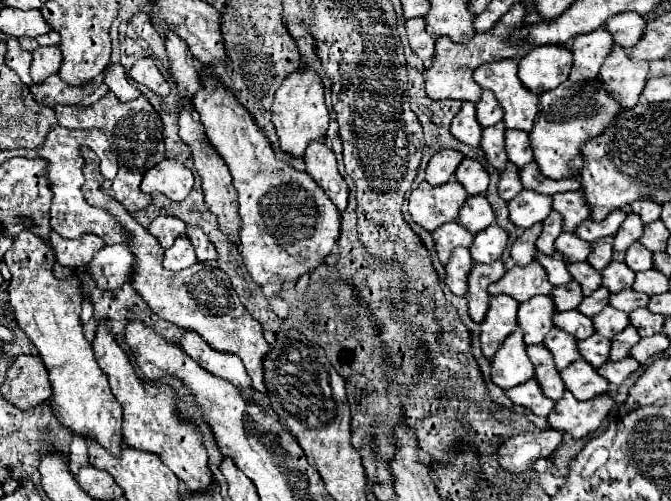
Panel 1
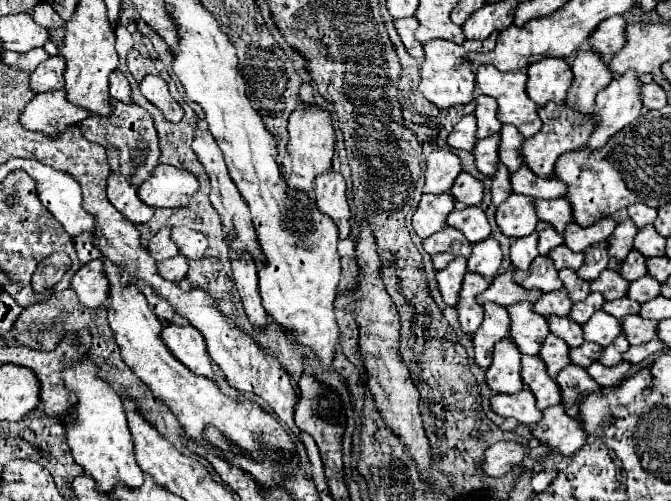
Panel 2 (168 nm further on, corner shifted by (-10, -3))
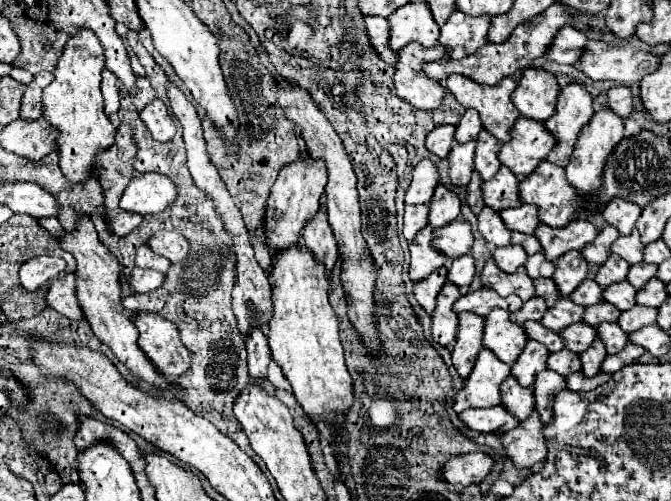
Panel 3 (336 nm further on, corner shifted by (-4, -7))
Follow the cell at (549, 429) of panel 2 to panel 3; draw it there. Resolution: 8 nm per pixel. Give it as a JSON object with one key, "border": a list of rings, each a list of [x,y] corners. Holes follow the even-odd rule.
{"border":[[[533,411],[517,429],[501,435],[501,443],[507,449],[507,457],[517,469],[533,467],[545,459],[547,447],[543,439],[543,423],[539,421],[537,411]]]}

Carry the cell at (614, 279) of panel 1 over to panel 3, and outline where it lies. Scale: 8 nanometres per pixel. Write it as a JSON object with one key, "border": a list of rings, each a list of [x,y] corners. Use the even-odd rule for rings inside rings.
{"border":[[[585,279],[585,281],[583,281],[583,283],[569,295],[569,299],[573,299],[573,303],[577,303],[577,305],[587,307],[587,305],[595,305],[595,303],[599,303],[599,301],[603,299],[601,293],[603,293],[603,289],[601,289],[595,281]]]}

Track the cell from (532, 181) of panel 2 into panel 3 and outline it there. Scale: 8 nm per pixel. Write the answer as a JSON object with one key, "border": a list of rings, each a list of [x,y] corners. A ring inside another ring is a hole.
{"border":[[[501,167],[497,175],[481,183],[485,205],[491,207],[493,211],[503,211],[503,209],[521,205],[517,185],[519,185],[519,179],[509,169]]]}

